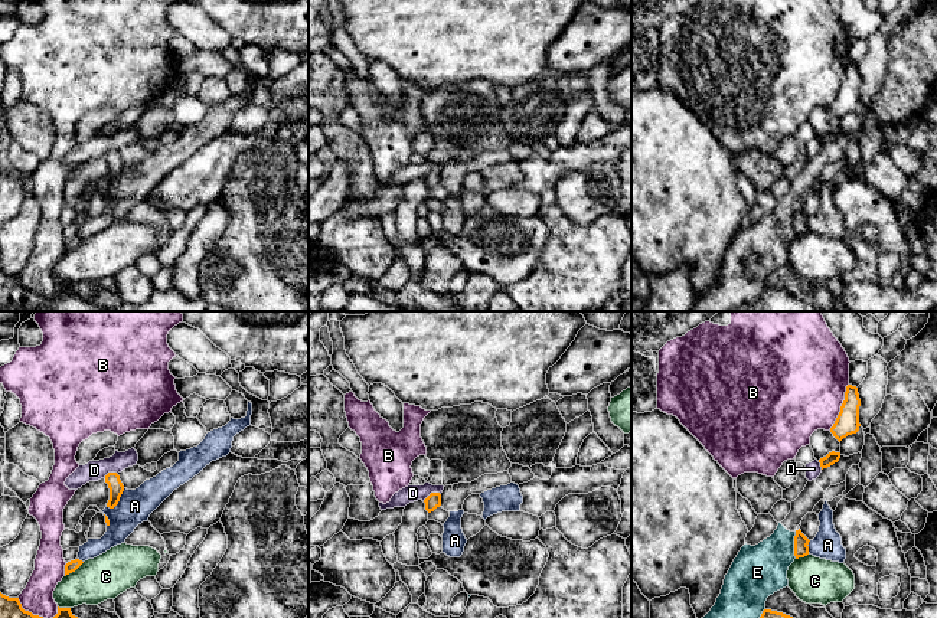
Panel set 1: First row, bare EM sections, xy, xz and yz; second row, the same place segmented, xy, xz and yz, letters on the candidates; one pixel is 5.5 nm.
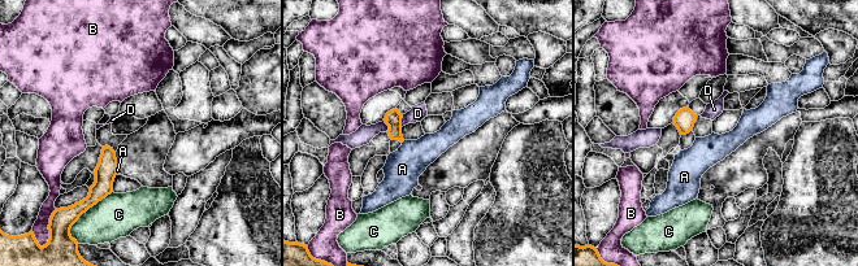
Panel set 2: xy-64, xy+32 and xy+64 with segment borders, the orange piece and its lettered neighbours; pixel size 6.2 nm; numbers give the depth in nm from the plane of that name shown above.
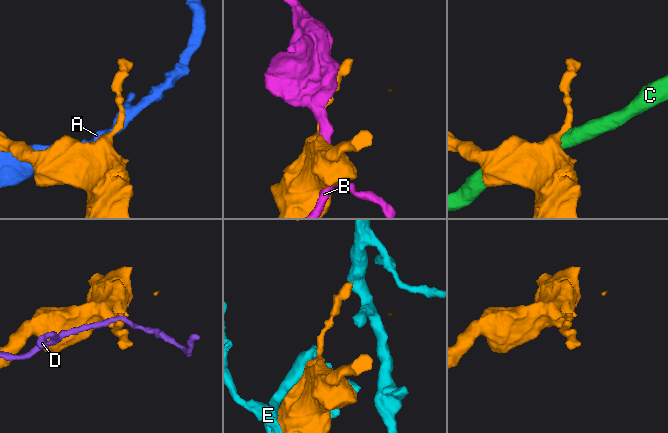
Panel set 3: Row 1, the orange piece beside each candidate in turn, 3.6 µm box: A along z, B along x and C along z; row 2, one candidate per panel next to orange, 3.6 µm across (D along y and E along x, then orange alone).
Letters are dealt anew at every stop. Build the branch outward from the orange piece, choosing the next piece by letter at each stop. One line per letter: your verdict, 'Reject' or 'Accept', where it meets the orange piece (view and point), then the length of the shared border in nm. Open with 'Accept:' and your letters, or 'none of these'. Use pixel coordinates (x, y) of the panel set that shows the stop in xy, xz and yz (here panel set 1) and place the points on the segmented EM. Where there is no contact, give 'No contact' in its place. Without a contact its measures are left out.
Accept: none of these
A: Reject. Touches orange at xy (118, 500). Shared border 150 nm
B: Reject. Touches orange at yz (841, 406). Shared border 280 nm
C: Reject. Touches orange at xy (74, 571). Shared border 140 nm
D: Reject. Touches orange at xz (431, 493). Shared border 110 nm
E: Reject. Touches orange at yz (795, 545). Shared border 150 nm

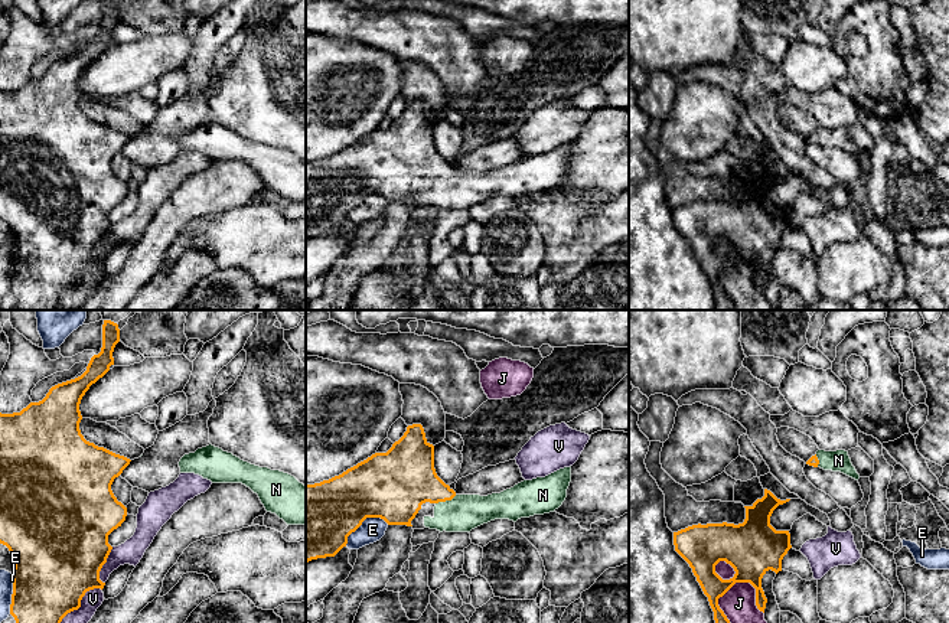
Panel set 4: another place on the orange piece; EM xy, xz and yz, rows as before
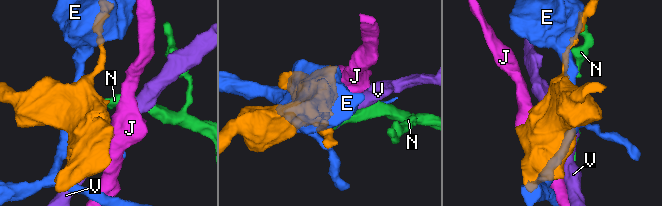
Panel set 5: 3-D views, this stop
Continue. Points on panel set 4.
Accept: N
E: Reject. Touches orange at xz (364, 519). Shared border 280 nm
J: Reject. Touches orange at yz (749, 581). Shared border 280 nm
N: Accept. Touches orange at xz (446, 499). Shared border 130 nm
V: Reject. Touches orange at xy (80, 602). Shared border 300 nm

